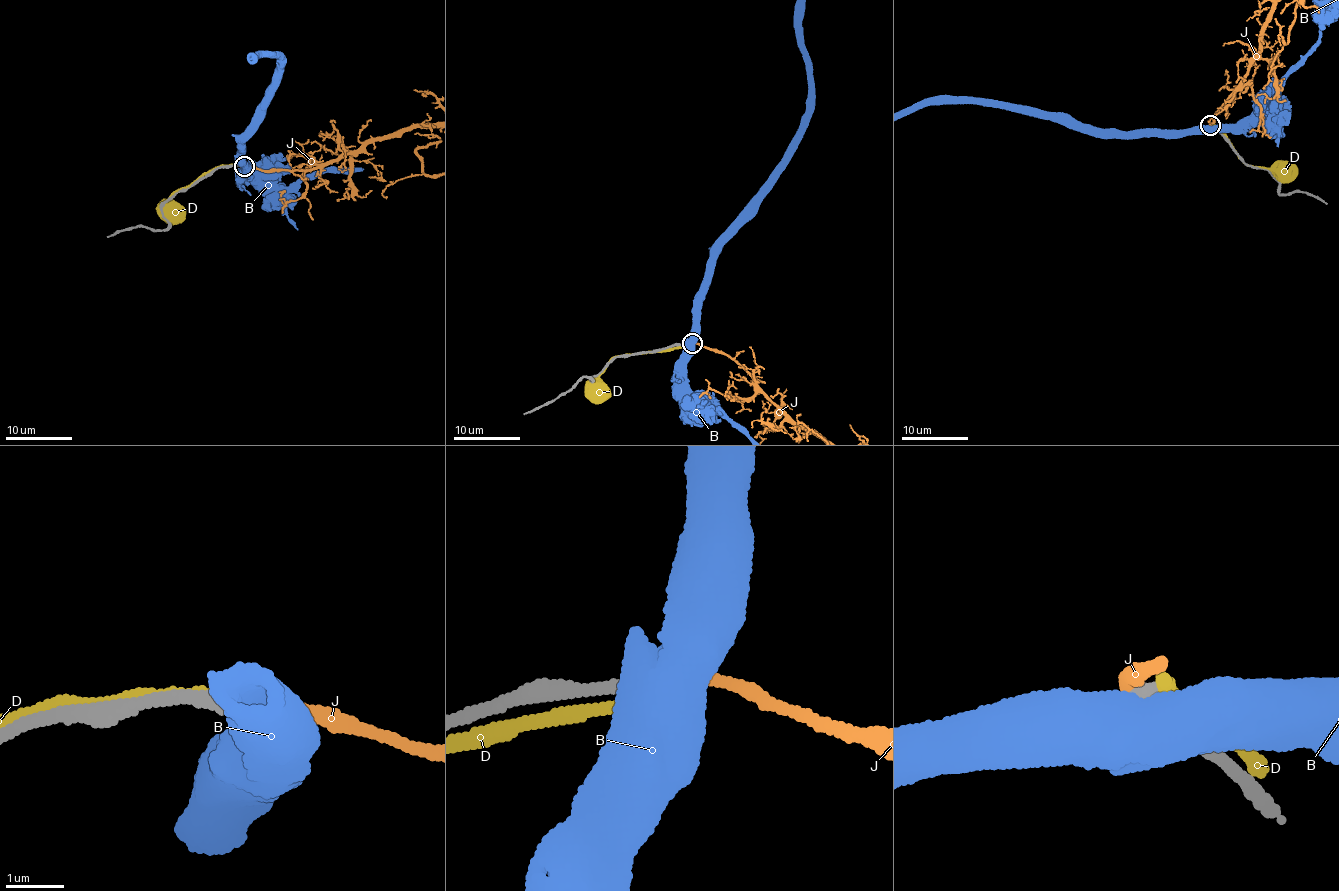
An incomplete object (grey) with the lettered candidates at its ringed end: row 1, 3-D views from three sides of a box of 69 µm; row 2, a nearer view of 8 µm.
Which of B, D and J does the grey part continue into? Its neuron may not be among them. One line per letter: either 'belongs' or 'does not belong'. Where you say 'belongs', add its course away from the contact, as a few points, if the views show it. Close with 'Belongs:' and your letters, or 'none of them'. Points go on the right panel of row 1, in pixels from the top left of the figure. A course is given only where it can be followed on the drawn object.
B: does not belong
D: does not belong
J: does not belong
Belongs: none of them

